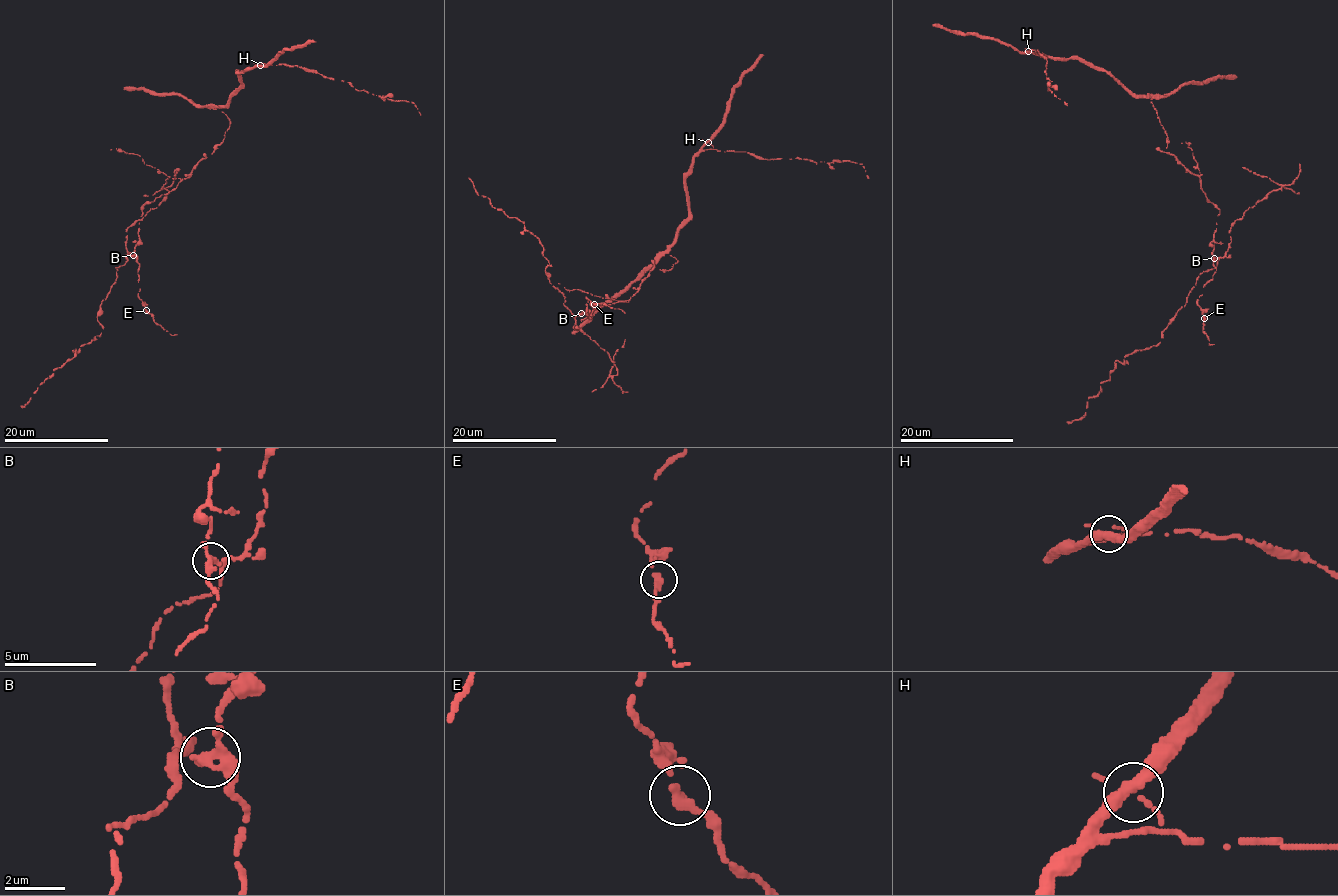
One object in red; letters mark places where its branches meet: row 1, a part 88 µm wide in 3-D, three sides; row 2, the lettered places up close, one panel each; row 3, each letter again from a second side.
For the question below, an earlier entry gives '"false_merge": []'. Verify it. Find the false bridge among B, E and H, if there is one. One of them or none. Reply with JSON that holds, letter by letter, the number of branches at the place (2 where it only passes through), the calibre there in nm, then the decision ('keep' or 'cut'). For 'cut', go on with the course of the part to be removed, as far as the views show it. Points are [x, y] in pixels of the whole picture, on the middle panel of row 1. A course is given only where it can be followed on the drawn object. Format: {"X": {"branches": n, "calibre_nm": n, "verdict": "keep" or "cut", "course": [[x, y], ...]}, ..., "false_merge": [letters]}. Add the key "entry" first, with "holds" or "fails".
{"entry": "fails", "B": {"branches": 3, "calibre_nm": 300, "verdict": "cut", "course": [[581, 313], [563, 304], [550, 282], [541, 241], [478, 194], [469, 177]]}, "E": {"branches": 2, "calibre_nm": 320, "verdict": "keep"}, "H": {"branches": 3, "calibre_nm": 320, "verdict": "keep"}, "false_merge": ["B"]}

